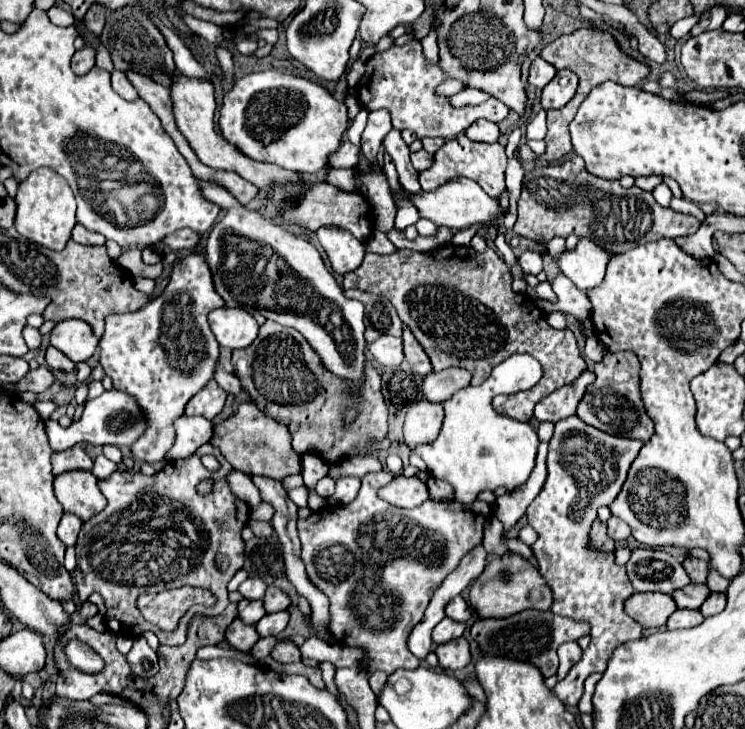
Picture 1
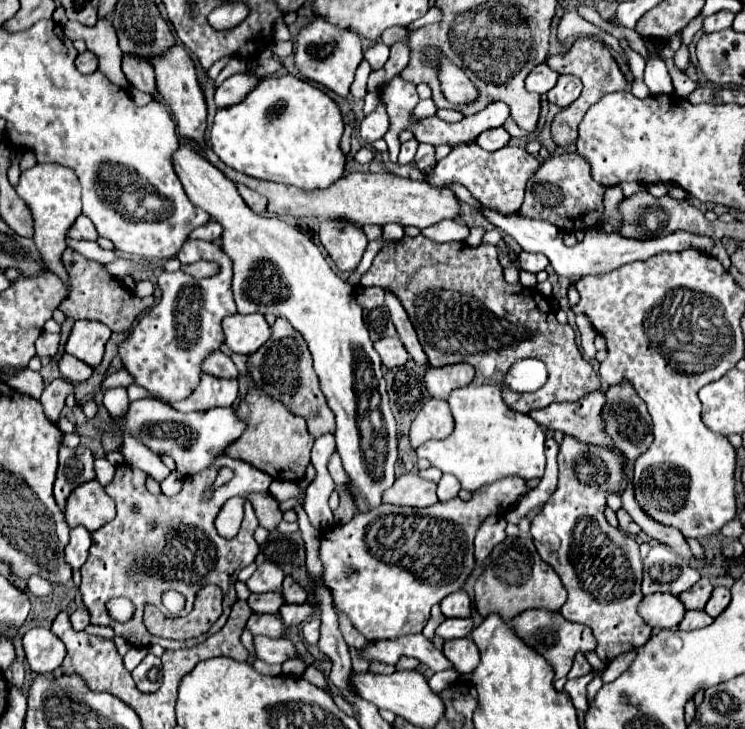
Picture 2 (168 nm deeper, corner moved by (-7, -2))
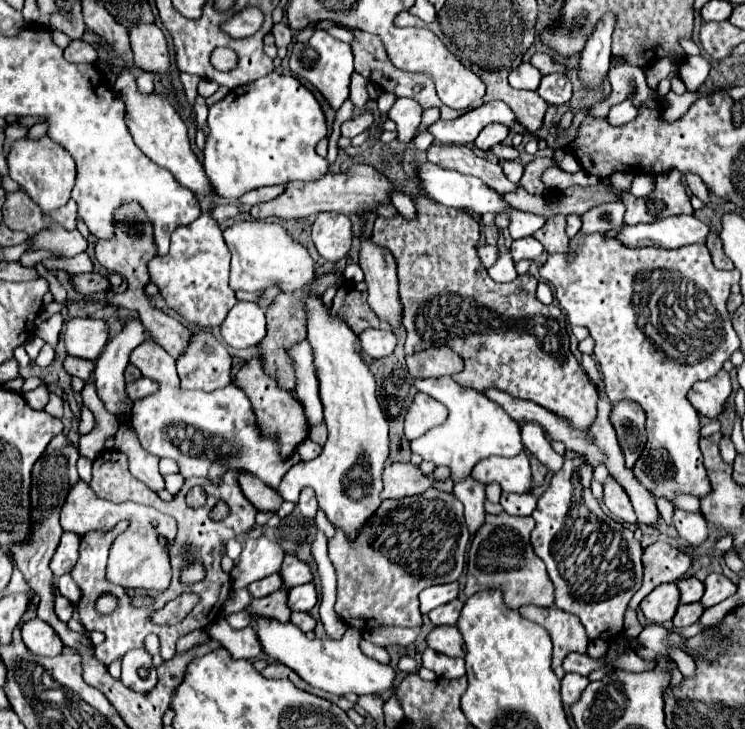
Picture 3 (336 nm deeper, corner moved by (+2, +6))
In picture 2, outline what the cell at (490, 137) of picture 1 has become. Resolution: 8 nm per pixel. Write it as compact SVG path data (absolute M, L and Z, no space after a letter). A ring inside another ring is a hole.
M501 127L501 129L489 129L485 133L481 133L481 137L477 137L477 145L485 151L497 151L501 147L505 147L509 143L509 133Z

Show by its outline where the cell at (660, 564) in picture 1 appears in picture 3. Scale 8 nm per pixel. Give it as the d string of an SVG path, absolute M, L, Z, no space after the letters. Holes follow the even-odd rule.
M656 541L644 549L642 555L644 563L644 577L642 587L636 591L636 595L630 601L630 609L636 611L640 601L658 585L662 583L674 583L682 579L682 575L688 571L692 559L678 547L672 547L664 541Z

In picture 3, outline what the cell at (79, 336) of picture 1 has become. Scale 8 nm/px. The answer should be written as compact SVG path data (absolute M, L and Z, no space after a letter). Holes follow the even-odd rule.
M76 317L66 323L64 343L74 357L96 359L108 341L106 323L92 317Z

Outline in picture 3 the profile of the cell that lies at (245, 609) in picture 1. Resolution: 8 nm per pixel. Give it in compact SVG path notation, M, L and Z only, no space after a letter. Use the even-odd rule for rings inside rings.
M274 573L274 575L270 575L270 577L264 577L264 579L254 581L252 585L248 585L248 593L250 593L252 597L266 597L266 595L278 591L280 587L282 587L282 579L280 579L278 573Z

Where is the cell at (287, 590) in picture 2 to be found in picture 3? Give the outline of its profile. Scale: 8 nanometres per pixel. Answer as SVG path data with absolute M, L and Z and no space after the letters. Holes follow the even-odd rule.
M292 555L284 557L280 575L282 575L282 581L284 581L284 589L292 589L296 585L304 585L304 583L312 581L312 573L310 573L308 565L302 563L302 561L298 561Z

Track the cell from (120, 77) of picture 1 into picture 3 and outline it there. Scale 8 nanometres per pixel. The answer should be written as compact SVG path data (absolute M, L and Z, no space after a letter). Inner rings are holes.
M140 73L136 79L136 85L140 93L152 93L154 91L154 75L152 73Z

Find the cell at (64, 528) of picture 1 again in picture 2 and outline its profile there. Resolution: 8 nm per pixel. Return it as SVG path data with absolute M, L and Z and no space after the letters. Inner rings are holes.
M71 529L71 539L69 545L65 547L65 561L71 565L71 569L81 569L83 563L87 561L91 547L91 533L87 529Z

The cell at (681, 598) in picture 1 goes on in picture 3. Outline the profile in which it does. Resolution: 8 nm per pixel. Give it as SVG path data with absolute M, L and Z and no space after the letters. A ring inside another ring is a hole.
M684 577L676 585L680 589L680 603L696 603L704 593L704 585L696 577Z

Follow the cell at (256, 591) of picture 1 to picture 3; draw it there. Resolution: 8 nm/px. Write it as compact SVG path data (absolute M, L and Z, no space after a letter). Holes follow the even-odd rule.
M266 537L246 541L236 567L230 573L232 585L240 589L250 585L252 581L278 573L282 559L284 559L284 551L280 549L280 545L268 541Z

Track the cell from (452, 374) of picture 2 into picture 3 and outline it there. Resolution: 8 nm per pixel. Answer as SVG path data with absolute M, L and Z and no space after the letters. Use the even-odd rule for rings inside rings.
M432 347L432 349L420 351L412 357L406 357L406 365L414 379L456 375L464 369L462 357L448 347Z

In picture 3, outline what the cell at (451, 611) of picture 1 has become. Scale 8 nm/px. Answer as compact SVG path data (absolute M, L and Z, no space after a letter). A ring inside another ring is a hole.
M458 583L428 587L420 593L420 611L422 611L422 615L426 615L436 607L446 605L448 601L454 601L456 597L458 597Z

